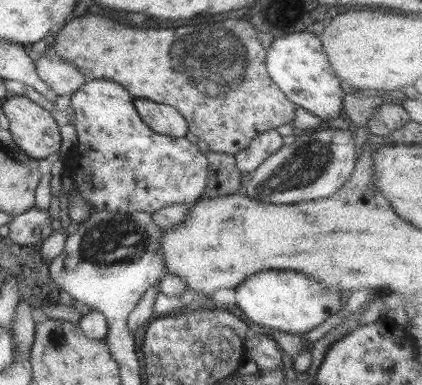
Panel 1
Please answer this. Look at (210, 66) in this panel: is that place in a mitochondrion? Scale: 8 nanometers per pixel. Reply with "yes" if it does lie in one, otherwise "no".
yes

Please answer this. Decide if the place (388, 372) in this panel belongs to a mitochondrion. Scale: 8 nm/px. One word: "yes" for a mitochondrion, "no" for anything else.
yes

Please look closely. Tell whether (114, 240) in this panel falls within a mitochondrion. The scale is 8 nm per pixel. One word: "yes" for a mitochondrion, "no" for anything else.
yes

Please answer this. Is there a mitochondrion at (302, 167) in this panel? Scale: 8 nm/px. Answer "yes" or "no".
yes

